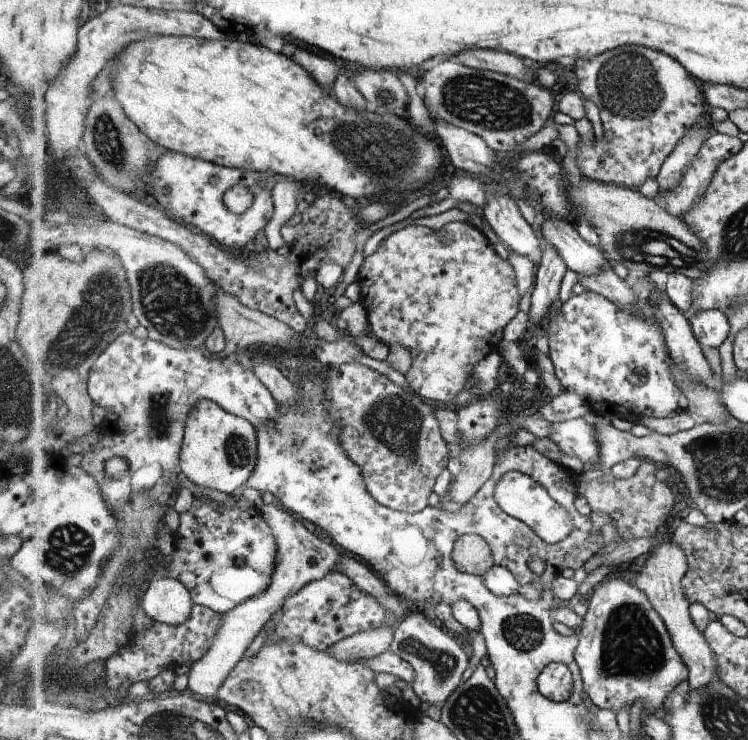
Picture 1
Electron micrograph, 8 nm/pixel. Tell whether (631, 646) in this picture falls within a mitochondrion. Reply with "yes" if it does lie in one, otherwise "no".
yes

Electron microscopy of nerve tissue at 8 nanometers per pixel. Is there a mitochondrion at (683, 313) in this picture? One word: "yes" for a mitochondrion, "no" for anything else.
no

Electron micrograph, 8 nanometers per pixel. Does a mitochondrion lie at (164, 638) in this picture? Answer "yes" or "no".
no

